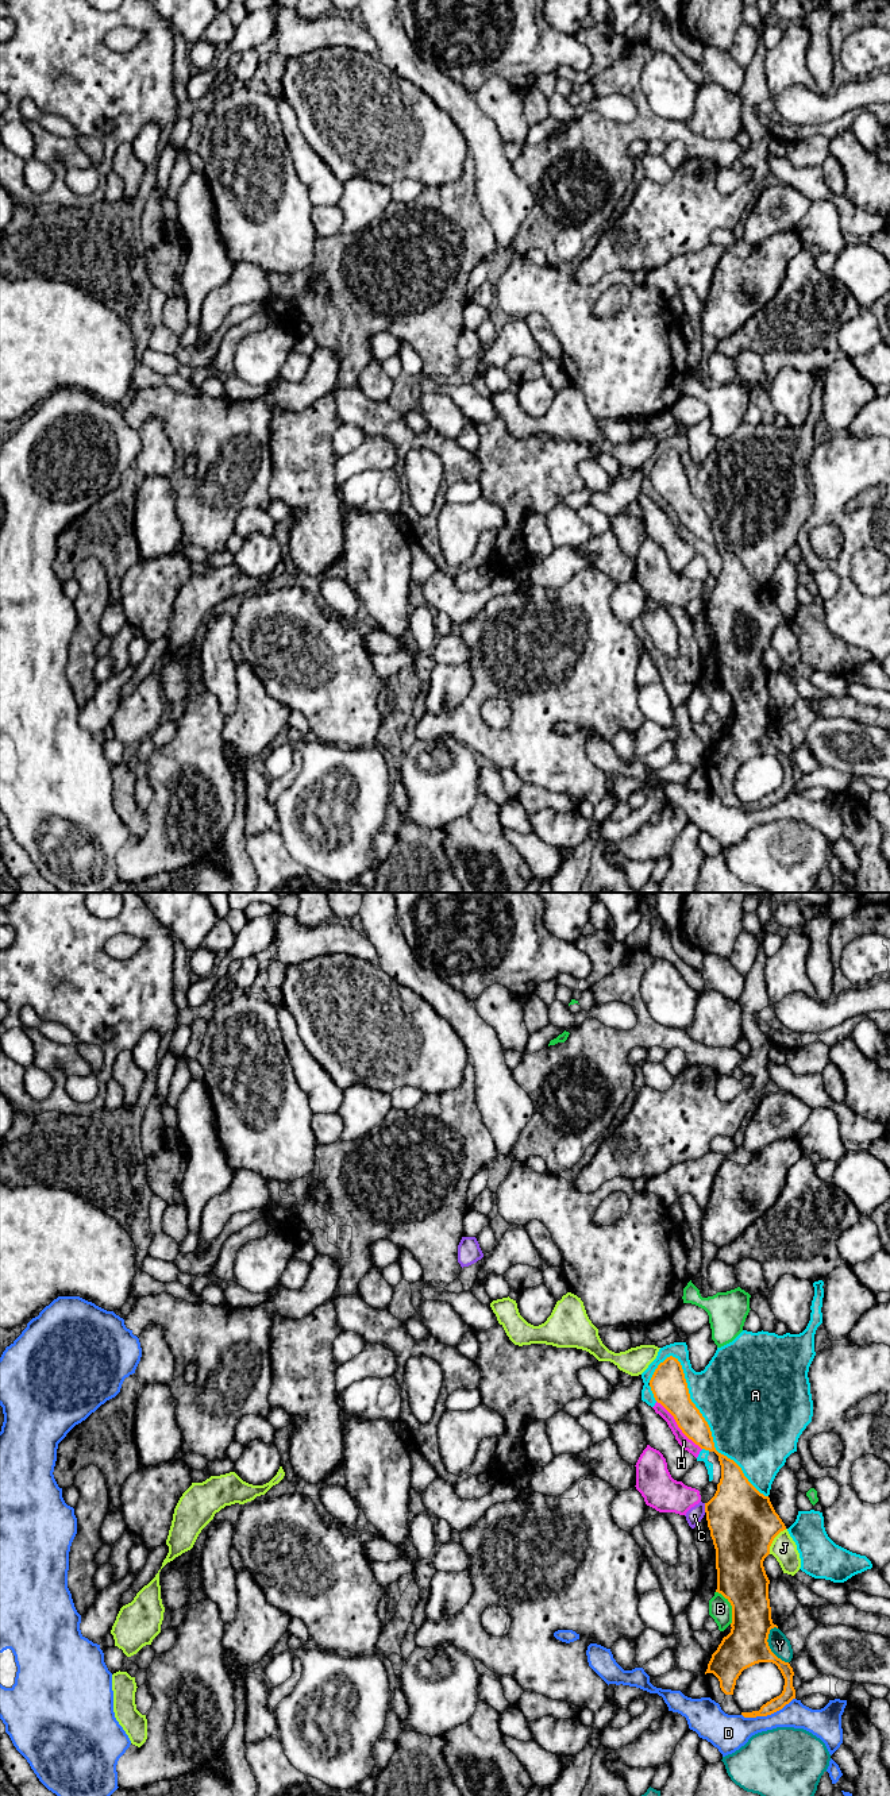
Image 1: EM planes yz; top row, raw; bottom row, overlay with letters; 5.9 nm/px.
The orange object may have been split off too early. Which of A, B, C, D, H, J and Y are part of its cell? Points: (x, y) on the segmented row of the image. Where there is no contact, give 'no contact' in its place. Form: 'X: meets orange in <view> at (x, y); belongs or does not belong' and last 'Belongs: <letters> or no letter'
A: meets orange in yz at (709, 1428); does not belong
B: meets orange in yz at (732, 1607); does not belong
C: meets orange in yz at (705, 1507); does not belong
D: meets orange in yz at (767, 1714); does not belong
H: meets orange in yz at (678, 1426); does not belong
J: meets orange in yz at (773, 1540); does not belong
Y: meets orange in yz at (769, 1646); does not belong
Belongs: no letter

